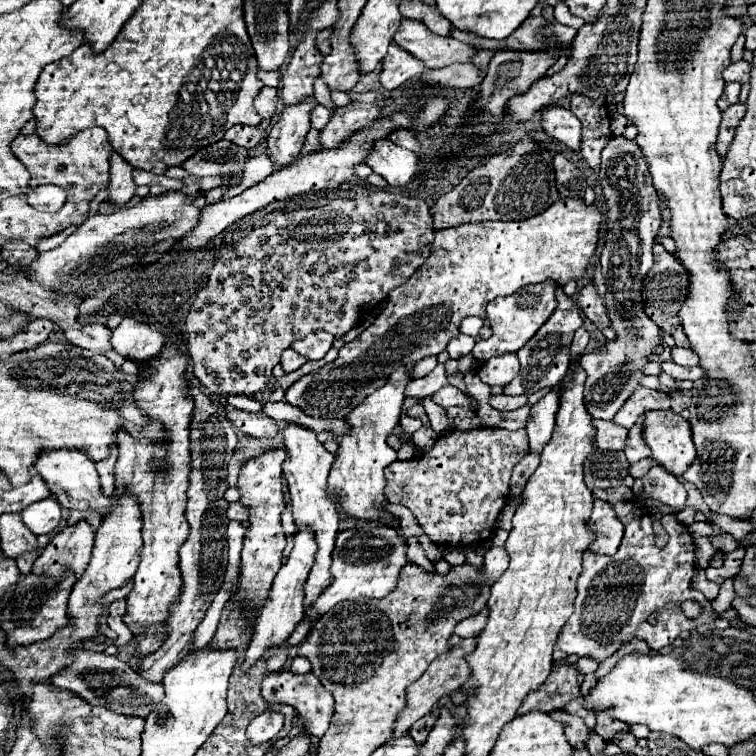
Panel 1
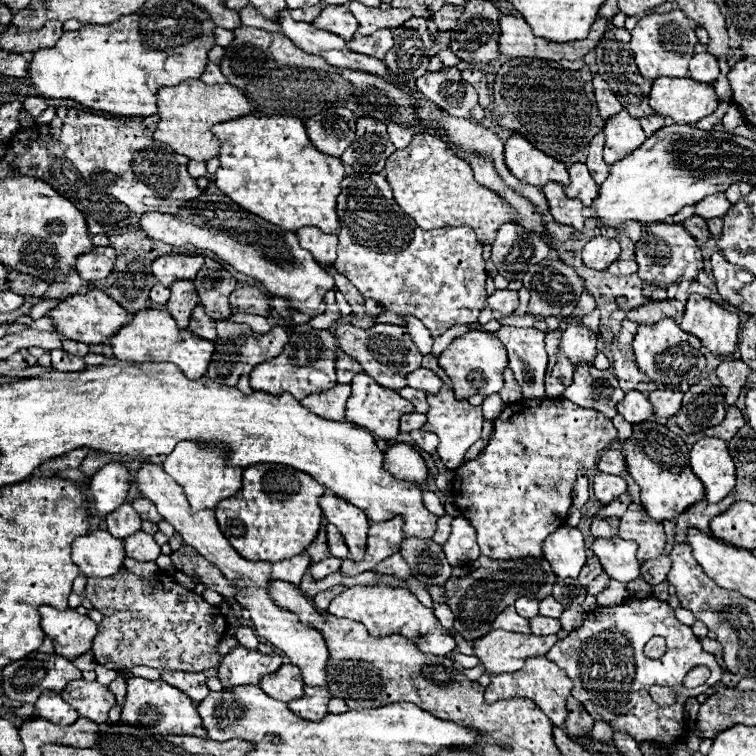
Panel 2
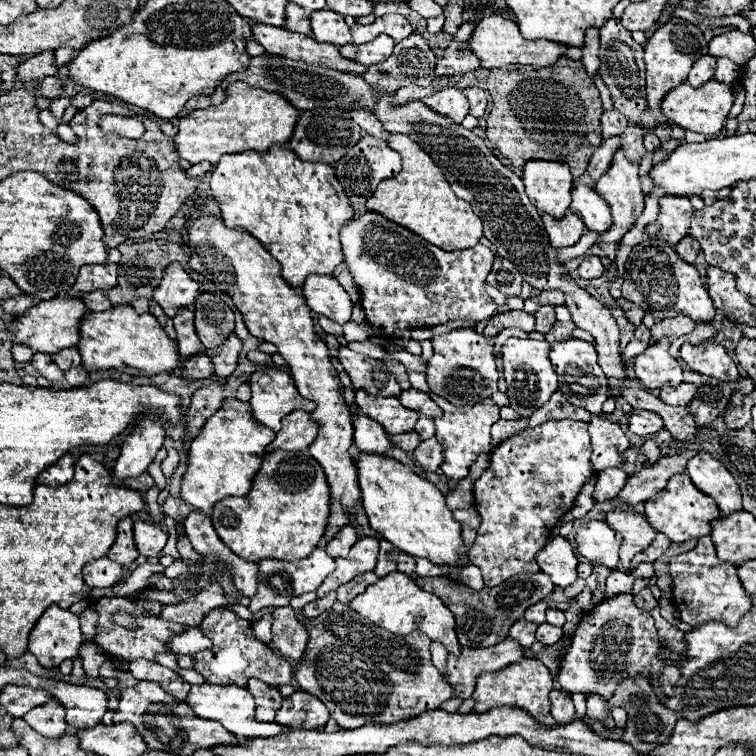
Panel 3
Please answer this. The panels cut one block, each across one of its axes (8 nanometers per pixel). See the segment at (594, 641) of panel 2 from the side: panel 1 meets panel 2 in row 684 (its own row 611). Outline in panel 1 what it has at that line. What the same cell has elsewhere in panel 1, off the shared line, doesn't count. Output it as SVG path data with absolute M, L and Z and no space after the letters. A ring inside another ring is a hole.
M622 502L616 508L618 520L624 524L624 538L614 556L598 556L592 550L584 556L584 570L578 578L578 596L574 600L574 614L568 618L566 626L560 632L558 648L566 654L590 656L598 662L612 656L624 642L634 636L648 642L648 646L658 652L664 646L670 646L680 632L694 630L700 624L714 622L714 610L710 600L702 592L690 586L690 580L696 572L694 566L694 540L684 524L676 520L676 514L666 514L660 518L660 524L668 532L670 540L664 548L654 544L652 516L634 502ZM694 600L706 612L698 618L686 618L680 610L680 602ZM658 610L658 622L652 626L648 622L650 612Z

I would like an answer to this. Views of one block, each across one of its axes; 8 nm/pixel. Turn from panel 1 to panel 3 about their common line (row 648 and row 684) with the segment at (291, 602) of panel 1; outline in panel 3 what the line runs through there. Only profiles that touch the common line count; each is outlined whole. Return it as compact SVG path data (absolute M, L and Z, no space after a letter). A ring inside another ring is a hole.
M250 678L248 680L248 692L254 696L256 700L256 714L254 718L258 722L272 722L284 696L274 688L274 686L268 686L268 684L262 684L258 678Z

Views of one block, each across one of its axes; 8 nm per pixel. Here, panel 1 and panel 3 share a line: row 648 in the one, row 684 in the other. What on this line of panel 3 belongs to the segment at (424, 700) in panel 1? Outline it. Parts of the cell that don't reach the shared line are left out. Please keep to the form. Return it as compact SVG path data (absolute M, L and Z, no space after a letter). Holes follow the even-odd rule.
M504 640L490 648L462 648L460 656L448 654L444 678L458 698L470 698L474 680L482 672L496 672L522 658L522 646L516 640Z

